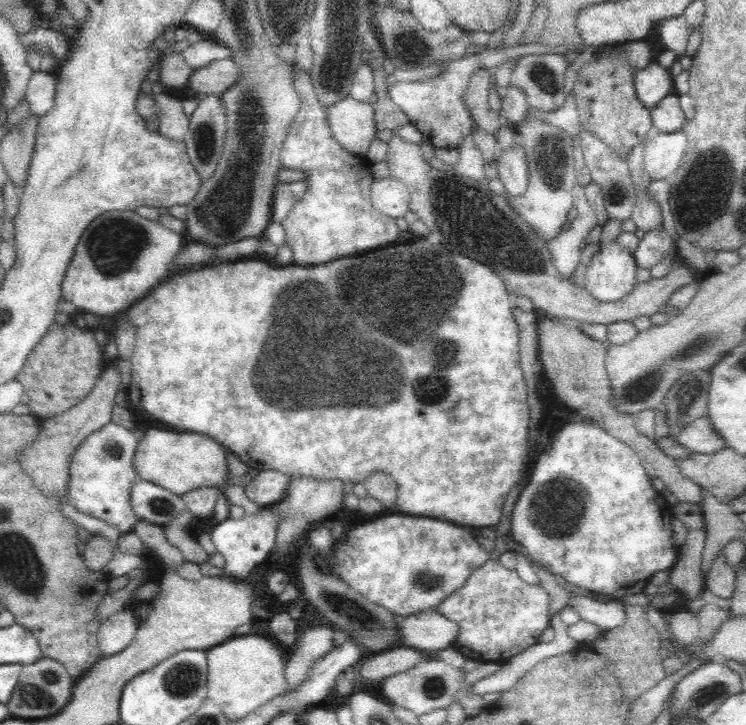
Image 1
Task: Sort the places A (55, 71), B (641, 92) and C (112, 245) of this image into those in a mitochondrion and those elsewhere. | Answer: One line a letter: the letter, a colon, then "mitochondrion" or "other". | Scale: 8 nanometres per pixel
A: other
B: other
C: mitochondrion

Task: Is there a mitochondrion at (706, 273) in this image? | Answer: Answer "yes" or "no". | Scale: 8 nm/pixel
no

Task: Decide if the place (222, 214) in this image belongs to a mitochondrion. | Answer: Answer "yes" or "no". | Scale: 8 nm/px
yes

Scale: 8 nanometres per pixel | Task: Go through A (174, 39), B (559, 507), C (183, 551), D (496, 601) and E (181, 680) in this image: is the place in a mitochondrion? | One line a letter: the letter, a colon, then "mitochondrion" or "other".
A: other
B: mitochondrion
C: other
D: mitochondrion
E: mitochondrion

